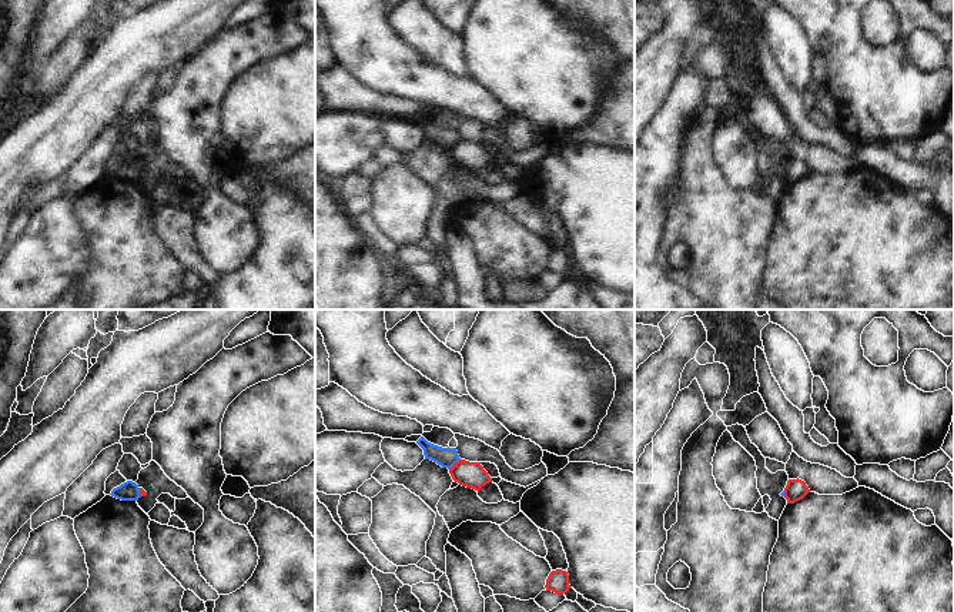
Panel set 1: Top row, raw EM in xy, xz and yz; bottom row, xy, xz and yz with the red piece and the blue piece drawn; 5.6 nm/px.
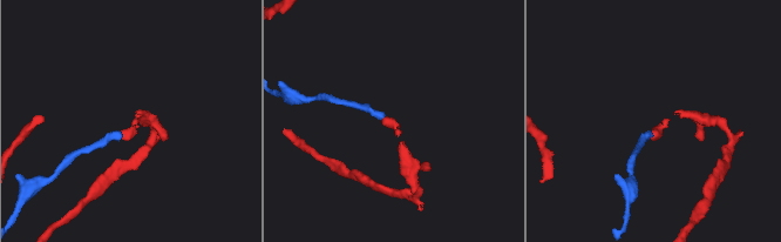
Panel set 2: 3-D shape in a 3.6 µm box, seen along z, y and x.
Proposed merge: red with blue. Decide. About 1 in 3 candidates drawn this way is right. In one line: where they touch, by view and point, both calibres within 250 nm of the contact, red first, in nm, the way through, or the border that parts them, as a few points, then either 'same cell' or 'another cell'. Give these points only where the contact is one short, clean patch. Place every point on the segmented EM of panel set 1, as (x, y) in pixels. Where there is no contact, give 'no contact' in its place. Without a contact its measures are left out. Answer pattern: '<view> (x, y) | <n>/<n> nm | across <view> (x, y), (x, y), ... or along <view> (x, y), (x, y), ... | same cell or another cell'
xz (455, 464) | 140/110 nm | along xz (459, 458), (448, 468) | another cell

